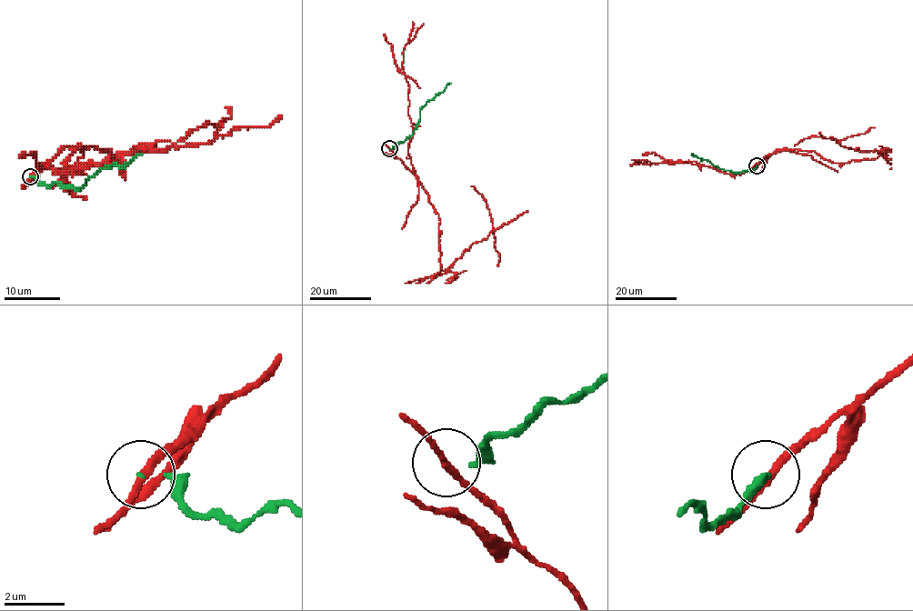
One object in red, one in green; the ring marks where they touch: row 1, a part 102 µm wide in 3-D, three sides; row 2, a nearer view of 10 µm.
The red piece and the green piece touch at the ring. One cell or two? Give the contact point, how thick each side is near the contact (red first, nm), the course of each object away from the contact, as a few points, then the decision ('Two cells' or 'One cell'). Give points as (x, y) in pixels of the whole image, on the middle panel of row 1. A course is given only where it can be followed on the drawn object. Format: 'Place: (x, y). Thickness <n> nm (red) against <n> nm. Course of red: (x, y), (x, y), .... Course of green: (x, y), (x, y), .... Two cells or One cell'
Place: (389, 148). Thickness 240 nm (red) against 70 nm. Course of red: (389, 148), (415, 175), (438, 214), (439, 272), (493, 228), (486, 202), (471, 185). Course of green: (389, 148), (405, 141), (420, 119), (419, 109), (450, 84). Two cells

